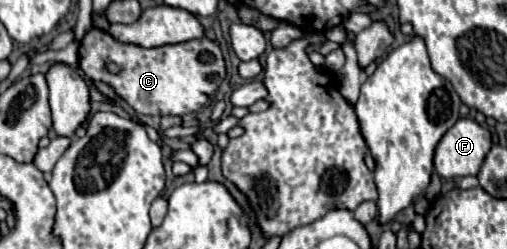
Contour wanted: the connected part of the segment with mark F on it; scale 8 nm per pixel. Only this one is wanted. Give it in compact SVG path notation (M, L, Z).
M461 118L435 150L435 172L443 178L475 176L491 150L491 134L475 120Z

